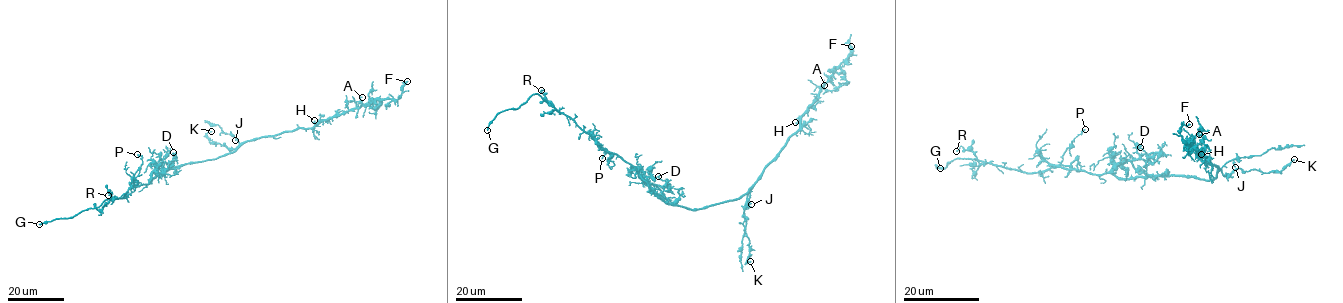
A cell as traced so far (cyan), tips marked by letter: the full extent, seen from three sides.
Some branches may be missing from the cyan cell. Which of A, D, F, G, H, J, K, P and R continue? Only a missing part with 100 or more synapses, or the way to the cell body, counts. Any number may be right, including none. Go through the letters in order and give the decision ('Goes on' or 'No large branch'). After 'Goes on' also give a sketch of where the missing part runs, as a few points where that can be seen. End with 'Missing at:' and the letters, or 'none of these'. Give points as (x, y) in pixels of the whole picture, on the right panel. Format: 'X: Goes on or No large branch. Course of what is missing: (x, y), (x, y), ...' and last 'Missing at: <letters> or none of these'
A: No large branch
D: No large branch
F: No large branch
G: Goes on. Course of what is missing: (940, 168), (956, 176), (968, 172)
H: No large branch
J: No large branch
K: No large branch
P: No large branch
R: No large branch
Missing at: G

